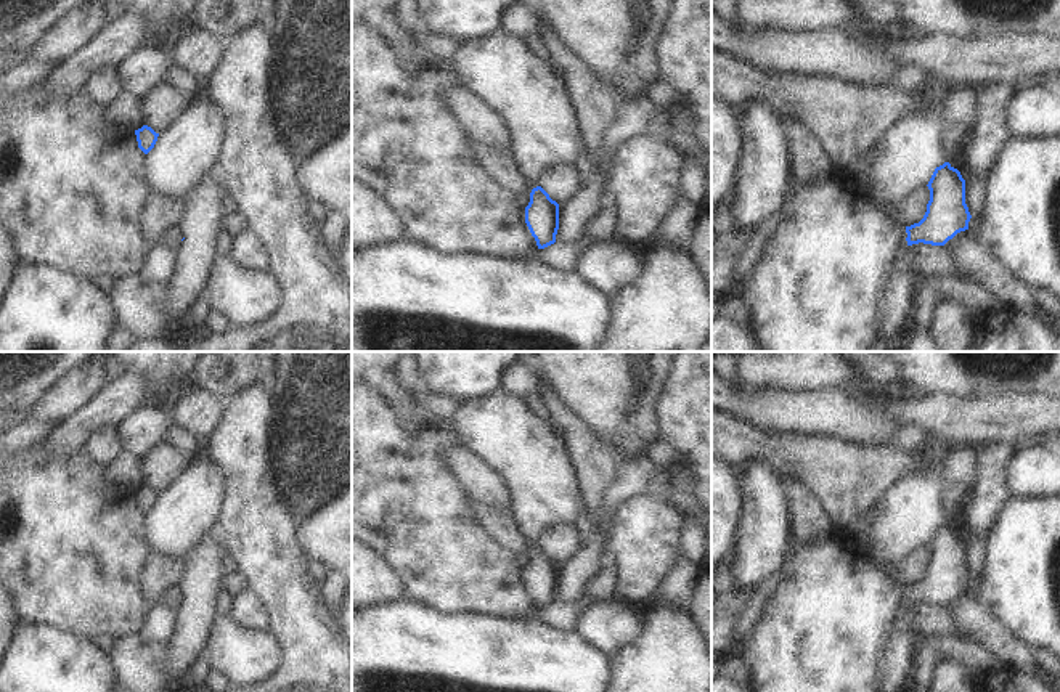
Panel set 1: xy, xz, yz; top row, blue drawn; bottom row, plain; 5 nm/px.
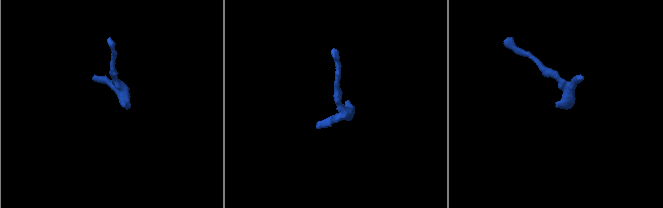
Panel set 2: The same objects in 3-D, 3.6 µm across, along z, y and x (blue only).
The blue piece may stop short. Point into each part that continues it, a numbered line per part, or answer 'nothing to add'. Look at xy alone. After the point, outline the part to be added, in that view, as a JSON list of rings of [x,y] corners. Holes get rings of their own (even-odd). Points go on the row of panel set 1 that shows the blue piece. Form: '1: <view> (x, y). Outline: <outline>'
nothing to add

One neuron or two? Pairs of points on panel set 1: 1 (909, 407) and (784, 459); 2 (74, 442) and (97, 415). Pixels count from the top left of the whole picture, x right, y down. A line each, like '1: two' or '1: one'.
1: two
2: one

